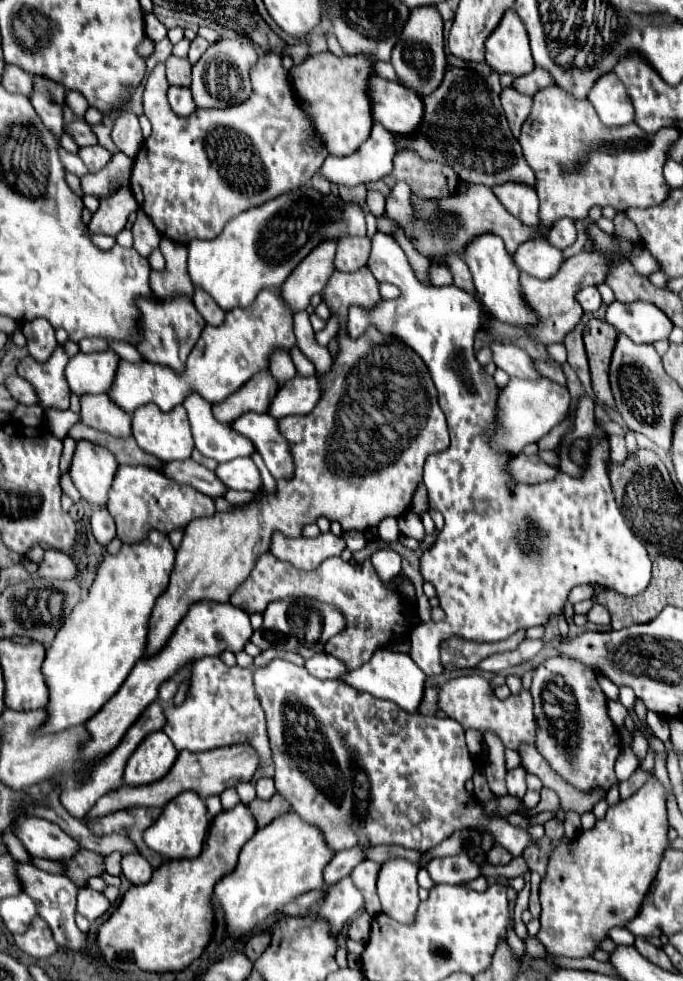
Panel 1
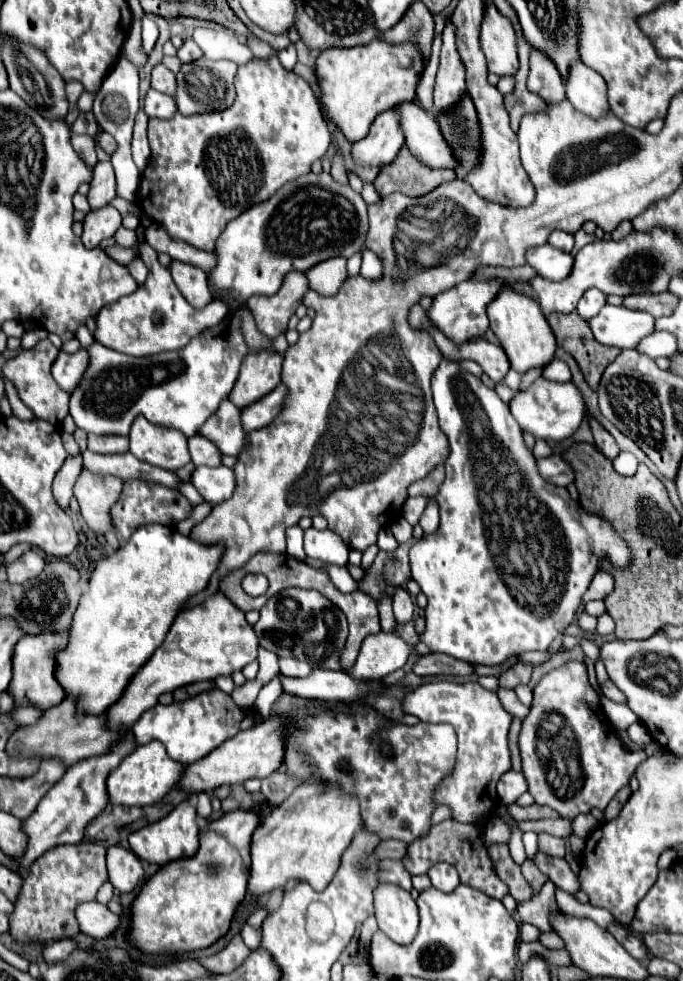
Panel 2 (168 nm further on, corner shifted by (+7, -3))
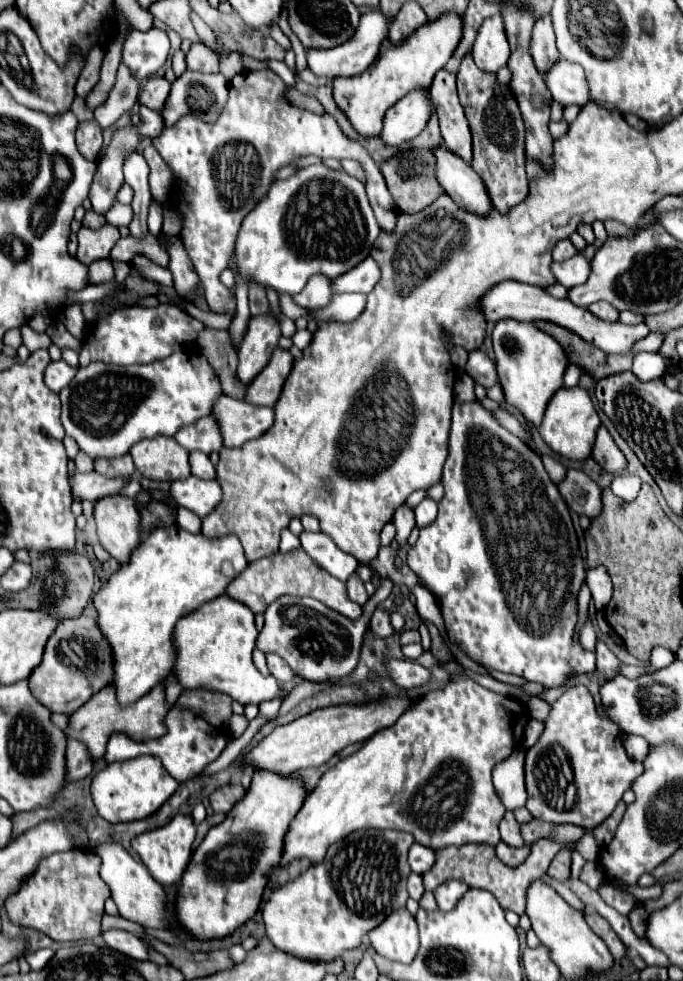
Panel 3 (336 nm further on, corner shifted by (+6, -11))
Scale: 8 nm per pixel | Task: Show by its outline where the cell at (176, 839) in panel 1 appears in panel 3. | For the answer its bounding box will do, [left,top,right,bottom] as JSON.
[132,815,196,885]

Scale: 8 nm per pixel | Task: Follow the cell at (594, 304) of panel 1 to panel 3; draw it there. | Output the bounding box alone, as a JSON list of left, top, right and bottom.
[588,301,620,321]

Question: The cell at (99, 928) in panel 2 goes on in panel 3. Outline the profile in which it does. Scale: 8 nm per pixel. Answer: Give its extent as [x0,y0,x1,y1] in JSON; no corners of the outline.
[102,931,148,961]

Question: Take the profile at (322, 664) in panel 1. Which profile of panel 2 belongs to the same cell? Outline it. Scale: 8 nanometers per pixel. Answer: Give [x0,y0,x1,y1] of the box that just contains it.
[279,659,313,677]

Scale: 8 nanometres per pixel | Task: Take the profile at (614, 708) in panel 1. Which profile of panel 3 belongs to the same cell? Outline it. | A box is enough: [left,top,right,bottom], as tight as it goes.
[624,735,648,761]

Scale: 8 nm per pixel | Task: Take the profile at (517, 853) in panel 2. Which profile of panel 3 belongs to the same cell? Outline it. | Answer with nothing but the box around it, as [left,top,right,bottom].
[500,811,524,847]

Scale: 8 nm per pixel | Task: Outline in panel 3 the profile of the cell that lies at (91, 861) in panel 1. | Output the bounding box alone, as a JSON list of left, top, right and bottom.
[6,849,110,941]

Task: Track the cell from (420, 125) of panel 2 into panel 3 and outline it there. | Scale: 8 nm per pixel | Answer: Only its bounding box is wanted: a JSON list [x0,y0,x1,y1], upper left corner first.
[434,147,494,215]

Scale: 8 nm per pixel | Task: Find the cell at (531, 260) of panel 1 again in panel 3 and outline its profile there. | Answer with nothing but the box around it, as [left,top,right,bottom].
[552,253,590,289]

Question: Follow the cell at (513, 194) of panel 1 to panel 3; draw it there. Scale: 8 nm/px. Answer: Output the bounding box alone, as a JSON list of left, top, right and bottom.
[458,55,528,213]

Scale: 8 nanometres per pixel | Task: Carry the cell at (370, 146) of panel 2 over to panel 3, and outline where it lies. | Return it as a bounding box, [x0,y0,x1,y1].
[380,89,436,145]

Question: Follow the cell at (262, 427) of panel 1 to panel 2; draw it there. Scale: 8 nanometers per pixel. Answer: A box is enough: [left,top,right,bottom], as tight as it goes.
[199,399,247,455]

